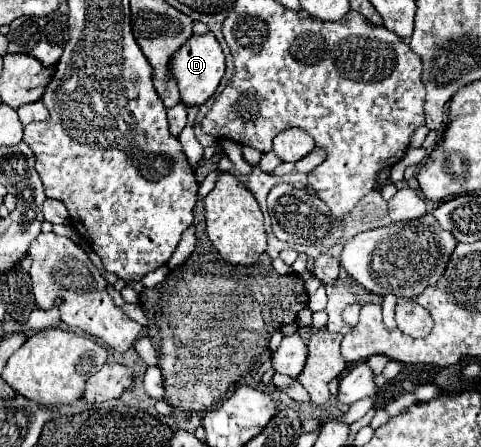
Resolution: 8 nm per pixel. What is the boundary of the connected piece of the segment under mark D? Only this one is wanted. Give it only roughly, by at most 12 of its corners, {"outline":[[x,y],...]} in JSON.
{"outline":[[211,32],[193,34],[169,62],[181,102],[201,106],[225,74]]}

